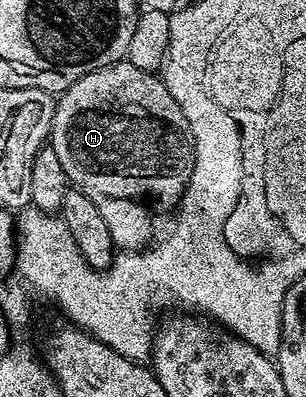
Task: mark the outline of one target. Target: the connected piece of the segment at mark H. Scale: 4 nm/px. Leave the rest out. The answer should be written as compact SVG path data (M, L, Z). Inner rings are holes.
M126 61L105 65L105 69L97 69L93 73L85 73L85 77L81 77L81 81L69 85L69 89L58 96L49 146L57 153L61 166L65 168L68 184L81 193L85 193L85 197L89 197L89 201L93 201L93 205L97 205L97 210L101 213L105 225L109 225L109 237L114 241L116 248L123 251L141 251L152 242L151 234L155 231L155 206L159 203L161 210L174 212L183 199L183 194L195 168L195 139L185 121L185 113L181 109L181 105L177 105L177 101L173 101L173 93L169 93L169 89L163 84L162 78L158 74L137 69L137 65Z

